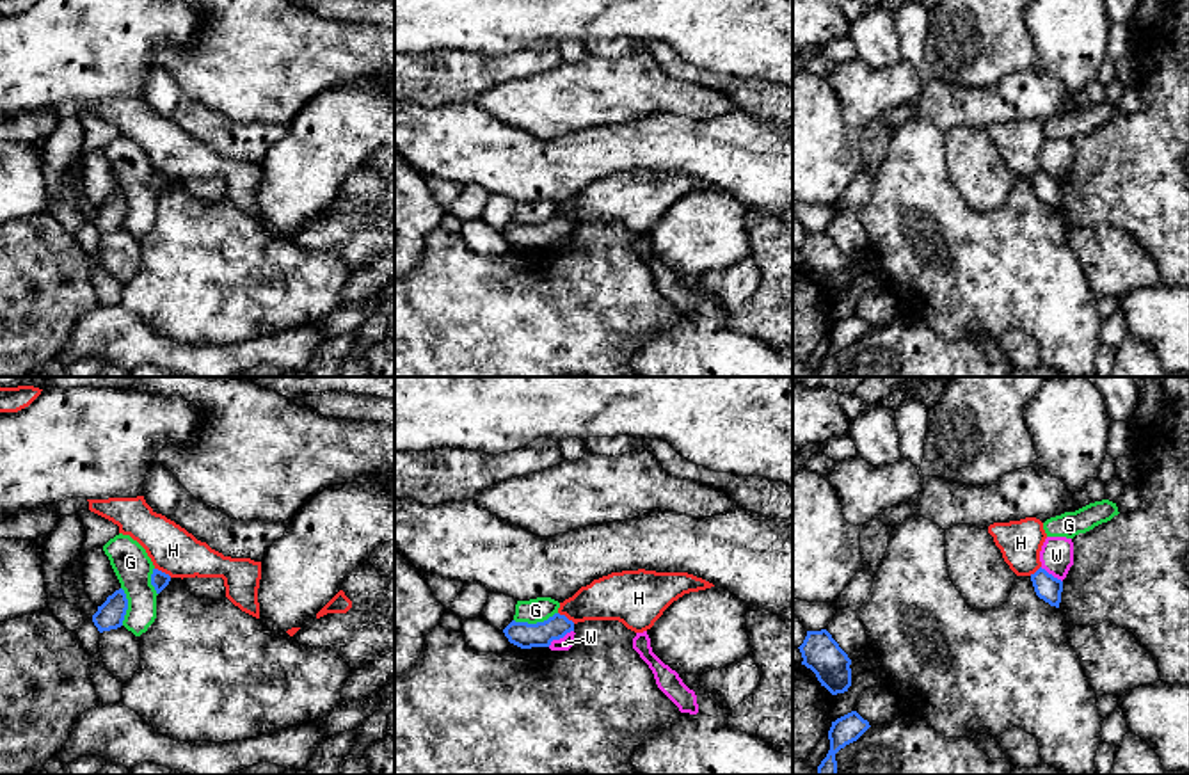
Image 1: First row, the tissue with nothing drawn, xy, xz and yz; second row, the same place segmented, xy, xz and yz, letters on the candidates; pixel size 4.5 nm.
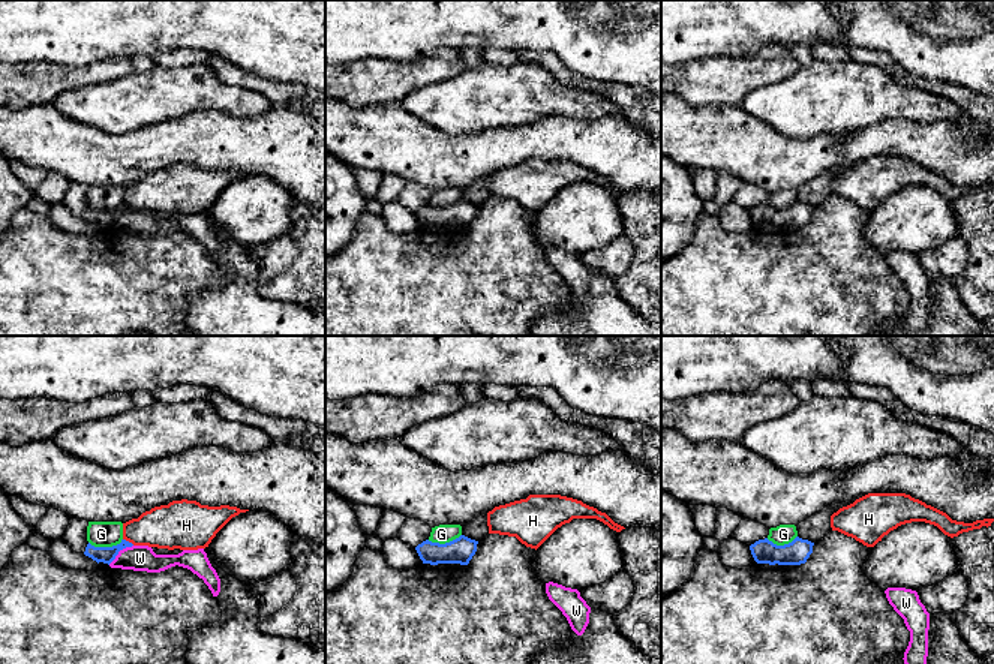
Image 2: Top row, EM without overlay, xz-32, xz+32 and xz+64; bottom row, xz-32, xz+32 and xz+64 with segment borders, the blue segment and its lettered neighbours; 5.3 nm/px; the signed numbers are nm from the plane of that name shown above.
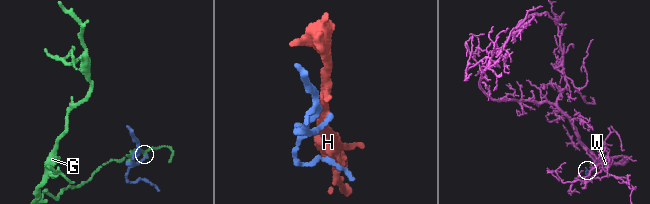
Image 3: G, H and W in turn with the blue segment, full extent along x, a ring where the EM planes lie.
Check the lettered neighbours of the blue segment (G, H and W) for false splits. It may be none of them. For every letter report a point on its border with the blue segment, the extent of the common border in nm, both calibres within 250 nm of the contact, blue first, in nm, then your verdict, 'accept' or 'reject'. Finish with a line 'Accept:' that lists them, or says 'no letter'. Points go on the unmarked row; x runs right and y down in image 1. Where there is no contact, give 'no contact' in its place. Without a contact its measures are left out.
G: xz (537, 224) | 200 nm | 120/110 nm | reject
H: xy (164, 175) | 90 nm | 80/220 nm | reject
W: xz (560, 239) | 140 nm | 120/60 nm | reject
Accept: no letter

